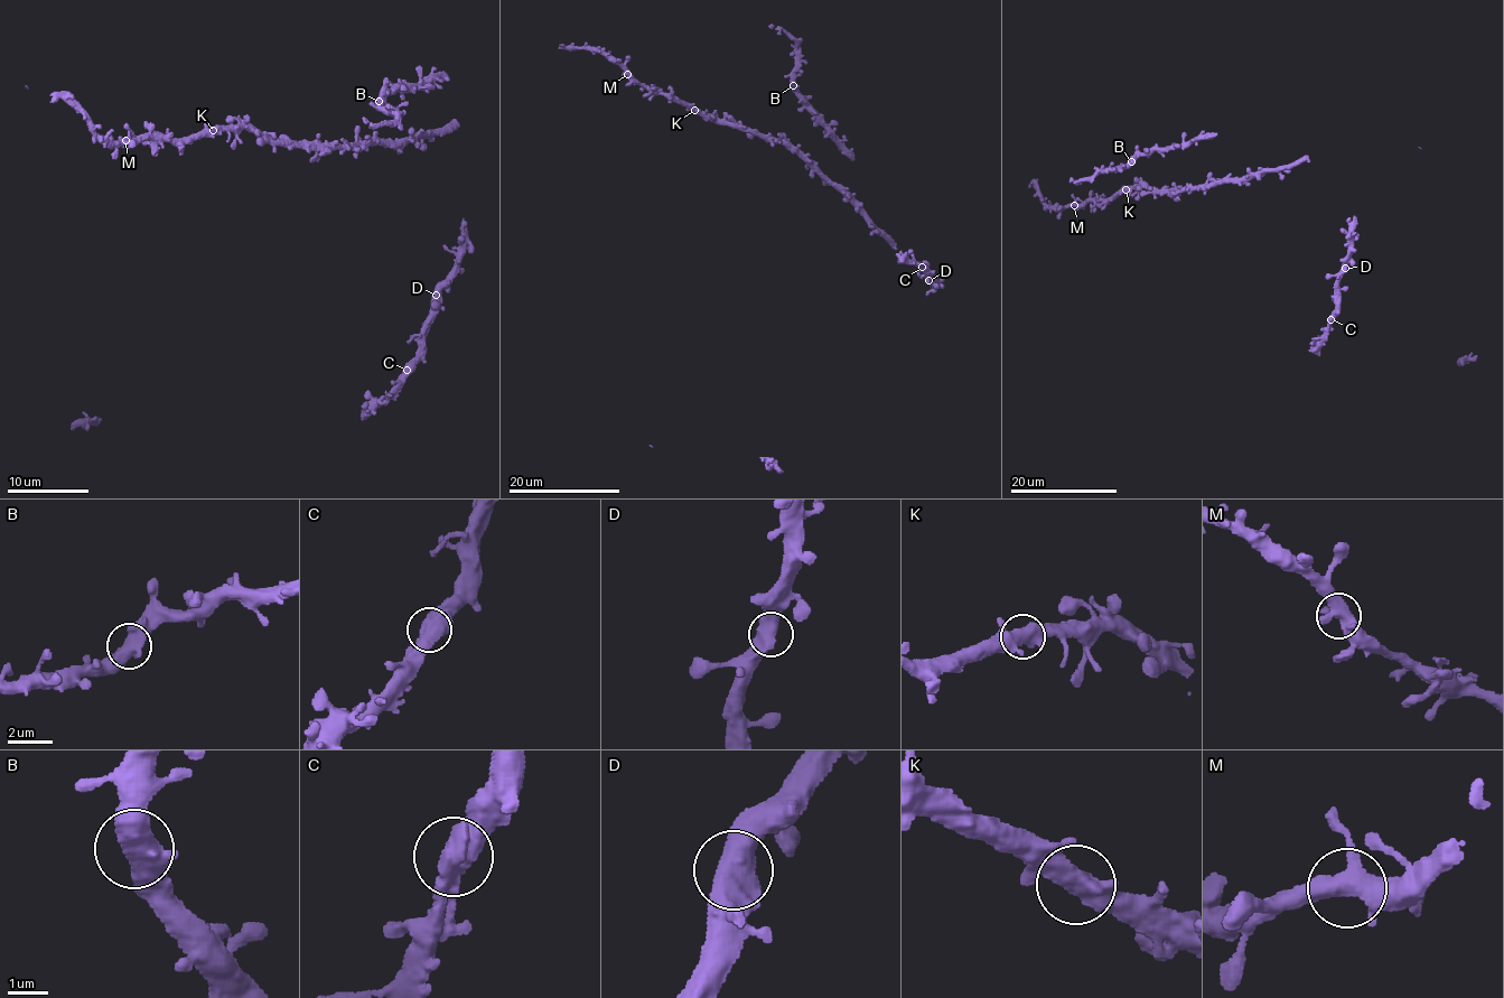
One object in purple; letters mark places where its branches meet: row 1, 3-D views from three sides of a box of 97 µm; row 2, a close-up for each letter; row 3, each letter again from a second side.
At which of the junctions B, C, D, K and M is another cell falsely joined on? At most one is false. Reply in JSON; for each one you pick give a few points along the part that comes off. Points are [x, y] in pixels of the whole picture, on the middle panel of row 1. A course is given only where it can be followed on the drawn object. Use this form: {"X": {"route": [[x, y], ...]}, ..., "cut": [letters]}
{"cut": []}

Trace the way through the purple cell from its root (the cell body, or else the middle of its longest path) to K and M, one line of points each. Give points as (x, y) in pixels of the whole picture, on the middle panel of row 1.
K: (896, 249), (878, 234), (847, 196), (823, 180), (785, 143), (706, 119), (694, 110)
M: (896, 249), (847, 196), (785, 143), (706, 119), (687, 105), (652, 93), (627, 74)

